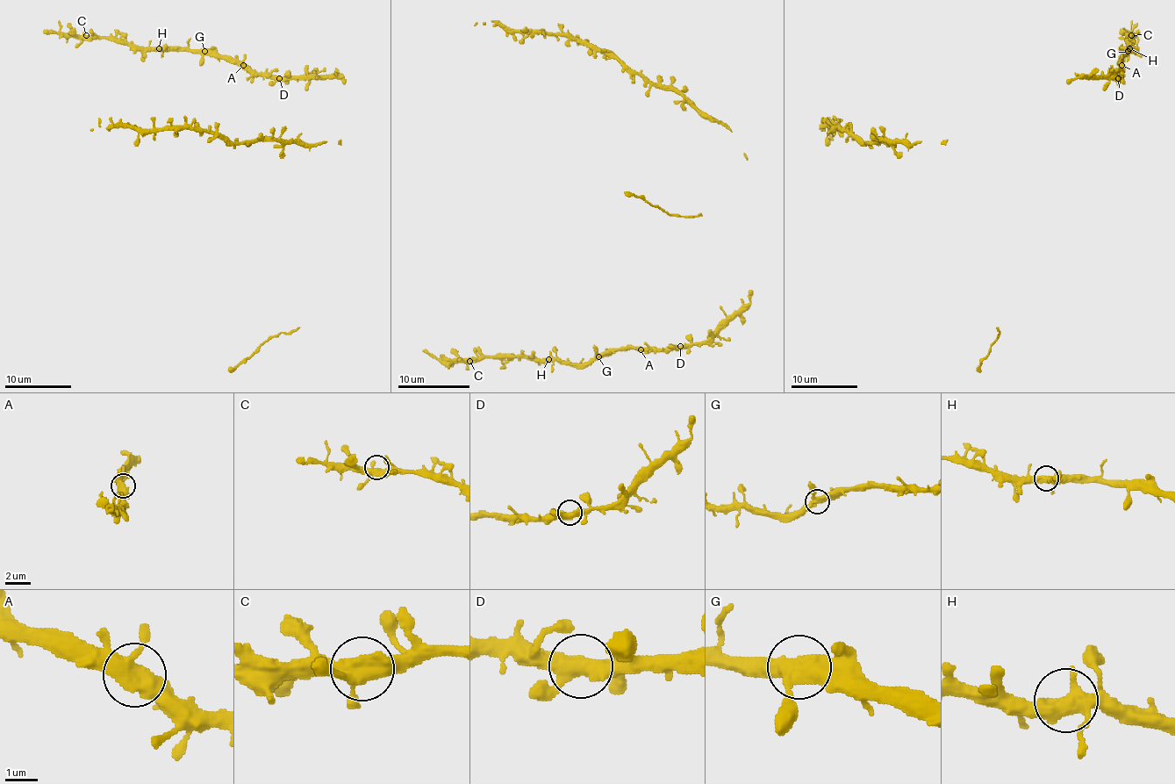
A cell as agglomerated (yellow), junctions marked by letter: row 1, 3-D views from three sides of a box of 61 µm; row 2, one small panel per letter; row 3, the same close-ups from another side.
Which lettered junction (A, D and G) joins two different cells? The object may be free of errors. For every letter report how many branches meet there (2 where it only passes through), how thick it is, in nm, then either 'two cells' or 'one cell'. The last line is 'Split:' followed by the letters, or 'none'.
A: branches 3; calibre 440 nm; one cell
D: branches 3; calibre 440 nm; one cell
G: branches 3; calibre 420 nm; one cell
Split: none

